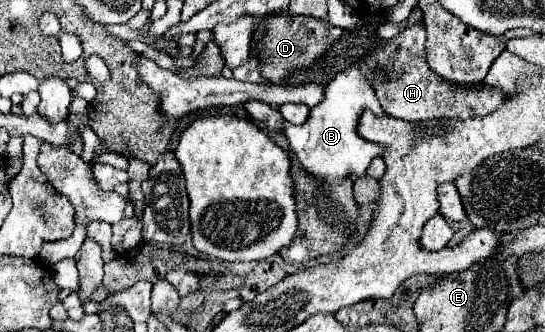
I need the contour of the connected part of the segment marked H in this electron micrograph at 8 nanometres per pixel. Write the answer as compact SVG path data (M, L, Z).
M423 24L407 26L399 36L389 40L383 48L375 48L363 62L371 68L369 80L377 92L381 108L393 118L407 122L423 122L433 118L453 118L467 120L475 116L485 116L503 104L503 92L491 86L457 86L443 80L429 70L425 62L425 32Z

